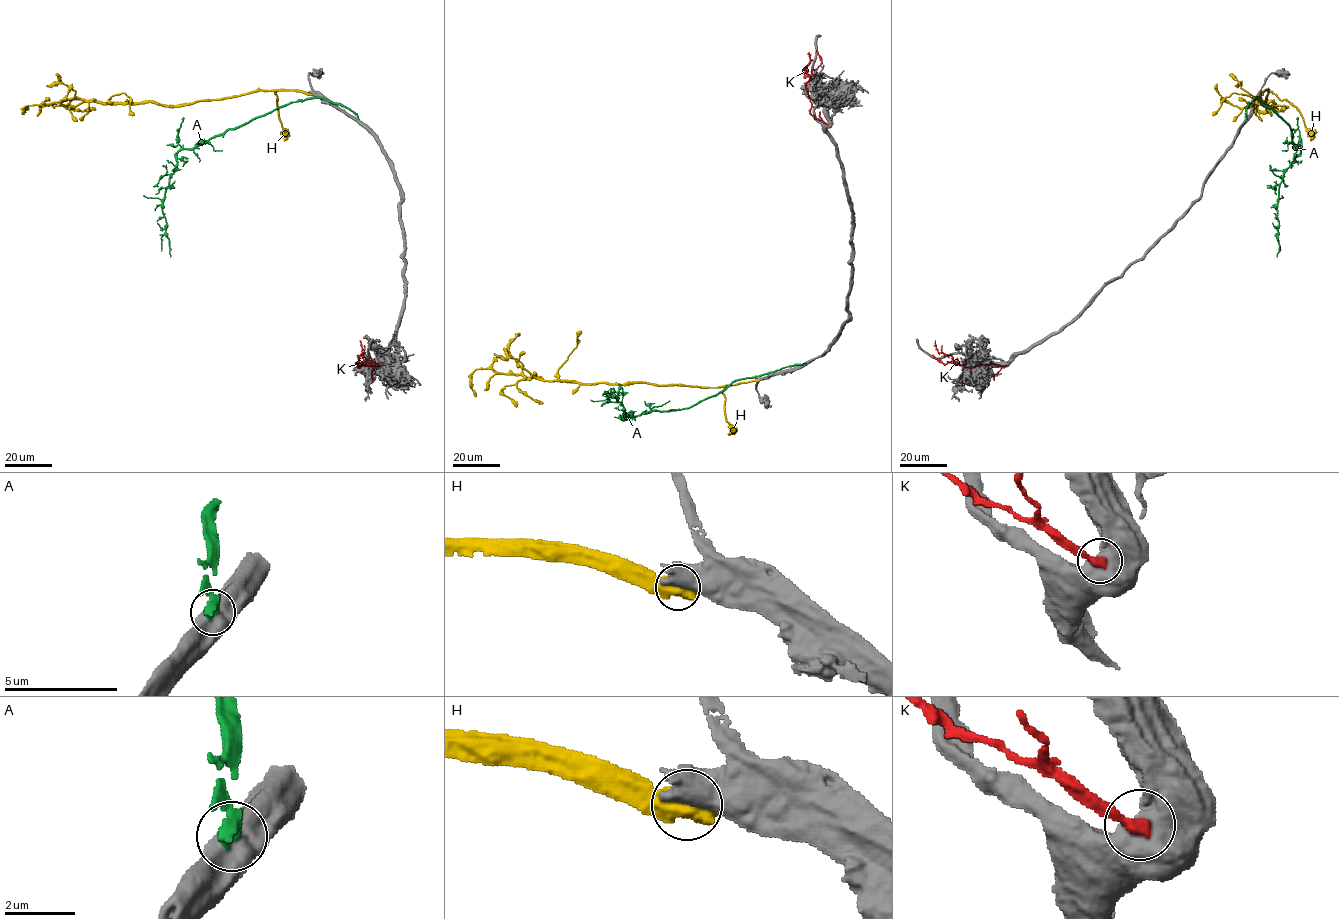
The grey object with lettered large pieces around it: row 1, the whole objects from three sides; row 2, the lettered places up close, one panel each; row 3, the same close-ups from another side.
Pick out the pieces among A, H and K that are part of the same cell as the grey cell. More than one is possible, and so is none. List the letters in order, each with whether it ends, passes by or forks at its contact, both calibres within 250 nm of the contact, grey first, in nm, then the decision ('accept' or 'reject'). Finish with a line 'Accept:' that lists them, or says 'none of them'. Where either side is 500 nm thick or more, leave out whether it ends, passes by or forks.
A: 500/400 nm | reject
H: 700/800 nm | reject
K: 850/320 nm | reject
Accept: none of them

